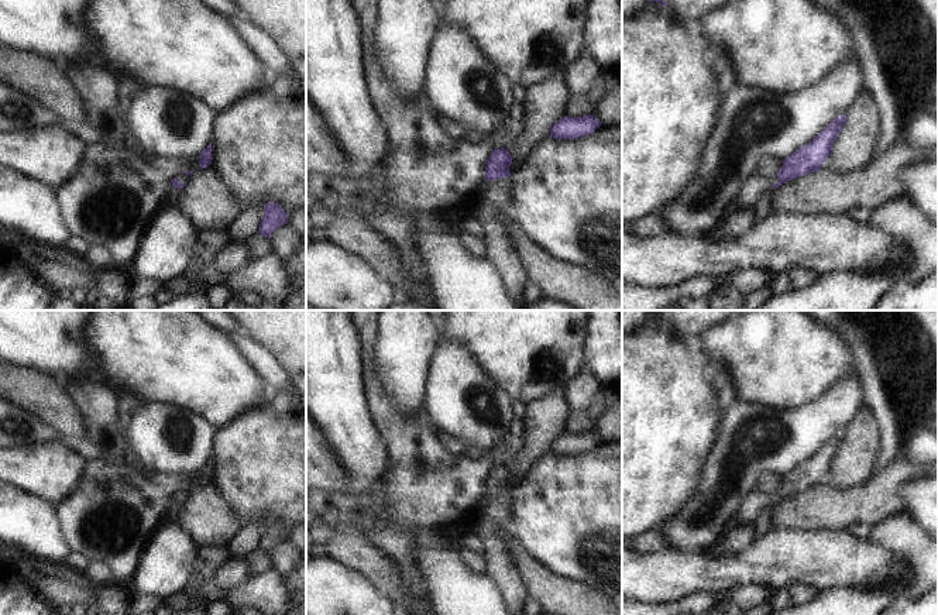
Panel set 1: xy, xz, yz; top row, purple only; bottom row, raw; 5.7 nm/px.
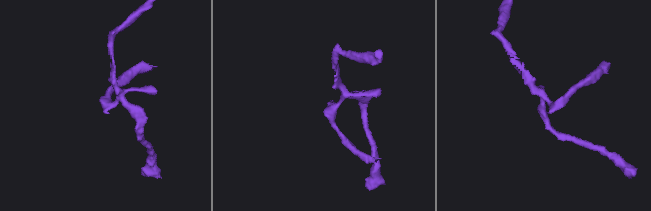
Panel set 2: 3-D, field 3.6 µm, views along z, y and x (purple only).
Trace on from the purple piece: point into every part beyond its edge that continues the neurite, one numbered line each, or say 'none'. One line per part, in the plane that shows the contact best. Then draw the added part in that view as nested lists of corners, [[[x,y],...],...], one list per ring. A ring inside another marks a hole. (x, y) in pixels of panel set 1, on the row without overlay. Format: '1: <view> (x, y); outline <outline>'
1: yz (760, 498); outline [[[756,488],[742,501],[738,513],[729,519],[726,530],[752,523],[777,498],[776,488]]]

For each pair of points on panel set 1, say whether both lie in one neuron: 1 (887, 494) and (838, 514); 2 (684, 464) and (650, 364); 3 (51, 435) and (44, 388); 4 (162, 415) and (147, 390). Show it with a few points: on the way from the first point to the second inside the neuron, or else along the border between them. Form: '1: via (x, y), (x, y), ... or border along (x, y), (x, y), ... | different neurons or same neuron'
1: via (875, 500), (869, 504), (851, 505) | same neuron
2: via (659, 439), (650, 430), (650, 390) | same neuron
3: border along (21, 408), (47, 422), (59, 436) | different neurons
4: border along (140, 402), (165, 402), (188, 411) | different neurons

